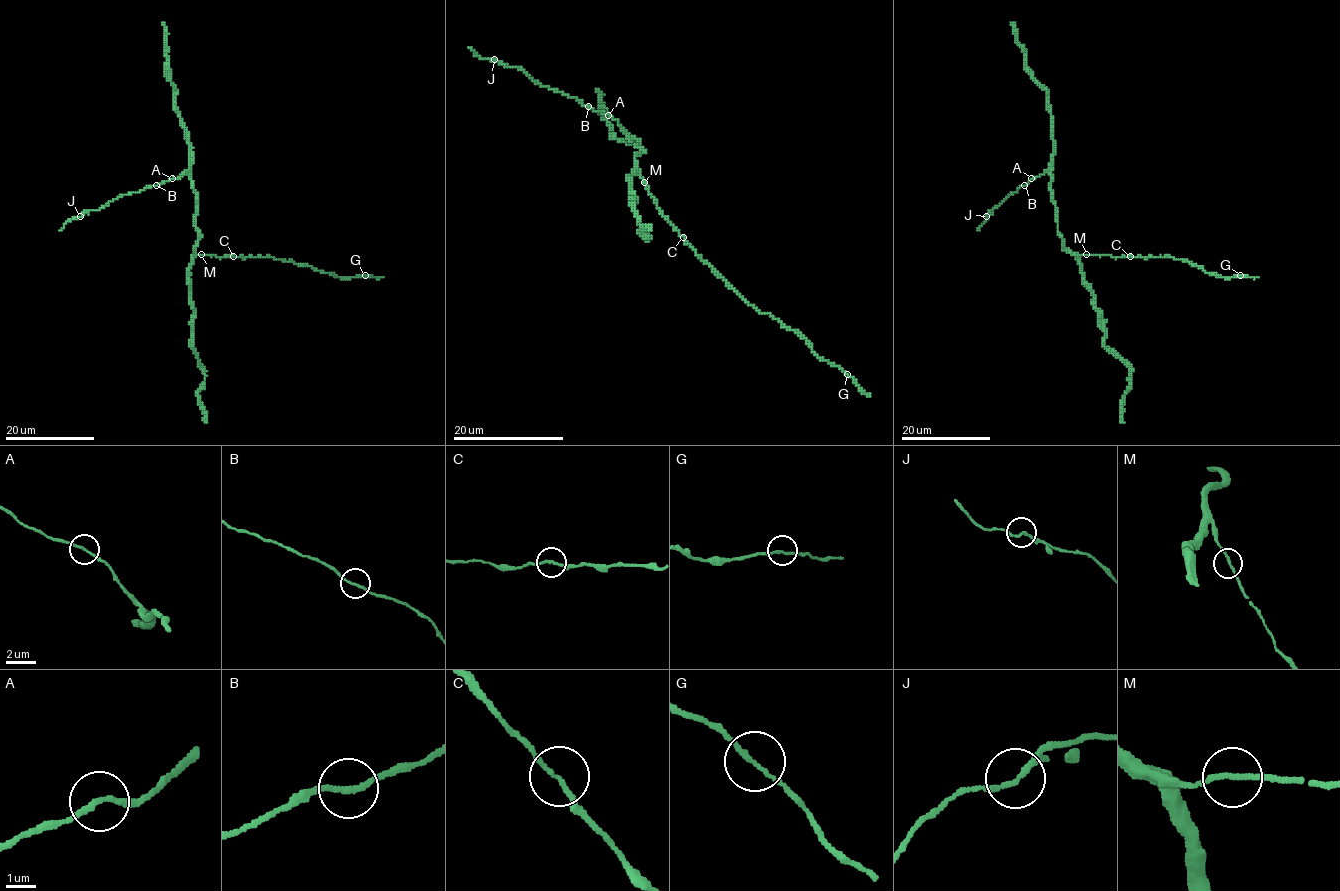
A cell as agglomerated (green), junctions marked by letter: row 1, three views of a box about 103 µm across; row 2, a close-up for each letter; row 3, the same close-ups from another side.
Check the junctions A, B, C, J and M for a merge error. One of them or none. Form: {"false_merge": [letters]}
{"false_merge": []}

